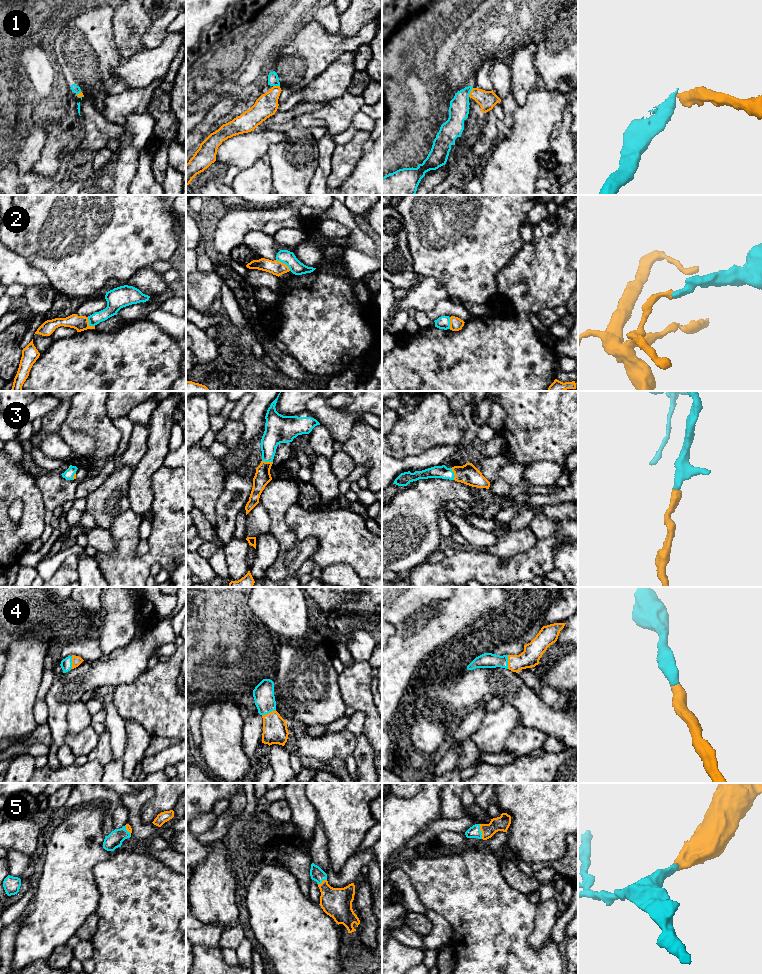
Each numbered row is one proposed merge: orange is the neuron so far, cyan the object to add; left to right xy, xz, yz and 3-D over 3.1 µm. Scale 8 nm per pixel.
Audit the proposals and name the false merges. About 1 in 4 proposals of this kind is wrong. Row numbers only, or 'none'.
1, 2

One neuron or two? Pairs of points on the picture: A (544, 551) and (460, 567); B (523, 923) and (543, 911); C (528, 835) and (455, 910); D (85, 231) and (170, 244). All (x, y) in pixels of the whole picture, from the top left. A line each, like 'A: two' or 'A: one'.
A: one
B: two
C: two
D: one

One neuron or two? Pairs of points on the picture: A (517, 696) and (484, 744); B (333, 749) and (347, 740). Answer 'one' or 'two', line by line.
A: two
B: one

